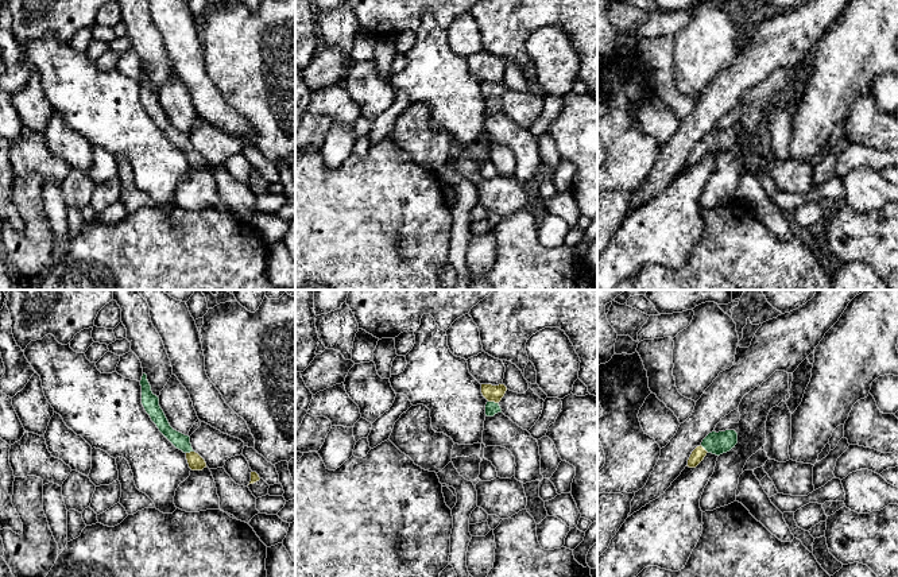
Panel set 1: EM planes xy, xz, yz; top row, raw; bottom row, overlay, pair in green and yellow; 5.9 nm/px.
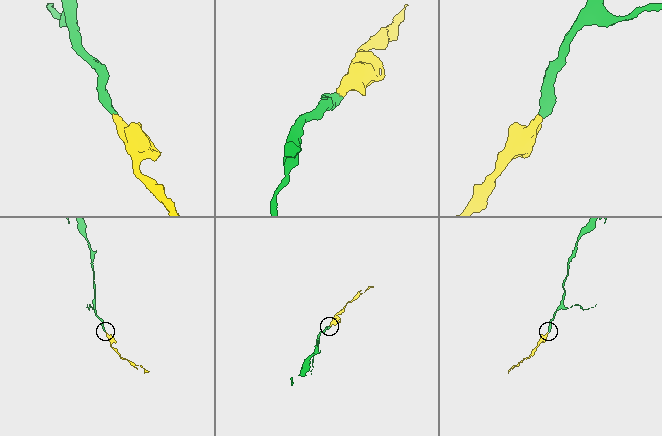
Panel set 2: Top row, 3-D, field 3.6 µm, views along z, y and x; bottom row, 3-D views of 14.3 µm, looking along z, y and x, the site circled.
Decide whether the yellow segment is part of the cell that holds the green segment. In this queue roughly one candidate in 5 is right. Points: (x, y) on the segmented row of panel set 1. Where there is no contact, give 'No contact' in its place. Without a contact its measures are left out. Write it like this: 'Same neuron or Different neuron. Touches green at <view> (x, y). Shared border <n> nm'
Same neuron. Touches green at xz (494, 402). Shared border 70 nm

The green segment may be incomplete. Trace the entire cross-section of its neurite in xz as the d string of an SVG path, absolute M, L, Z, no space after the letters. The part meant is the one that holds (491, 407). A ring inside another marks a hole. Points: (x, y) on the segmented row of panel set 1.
M481 384L481 394L488 400L485 404L485 415L493 417L498 413L502 413L499 402L504 396L507 387L504 384L492 386Z

